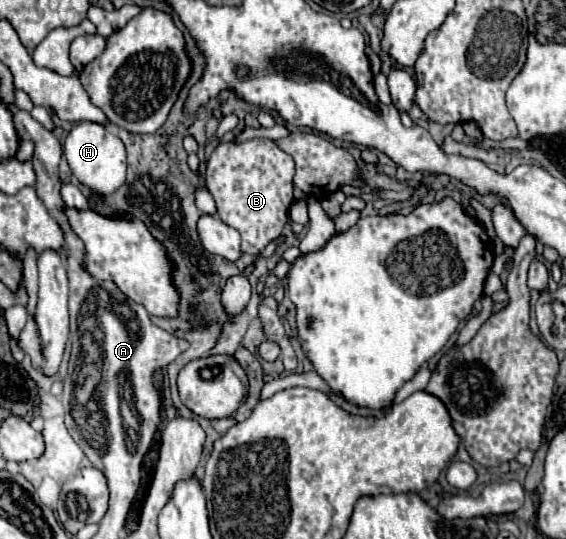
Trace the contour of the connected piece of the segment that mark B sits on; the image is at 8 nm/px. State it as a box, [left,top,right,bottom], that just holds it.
[207,139,293,253]

